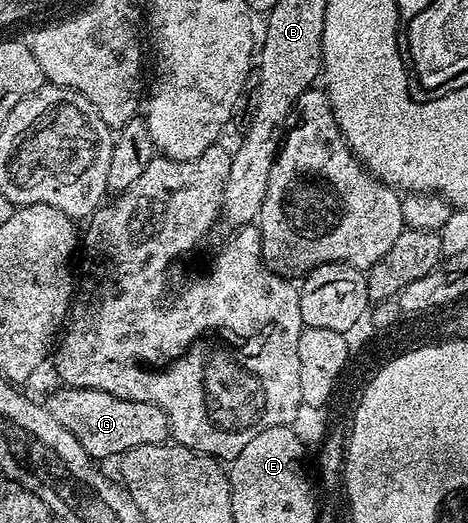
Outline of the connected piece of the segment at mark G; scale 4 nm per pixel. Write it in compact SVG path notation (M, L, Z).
M60 387L57 393L49 395L46 408L54 419L58 419L58 423L62 423L62 427L66 427L66 431L70 431L70 435L74 435L74 439L78 439L80 446L93 459L119 458L139 445L165 444L170 437L168 416L157 405L127 401L100 389Z

